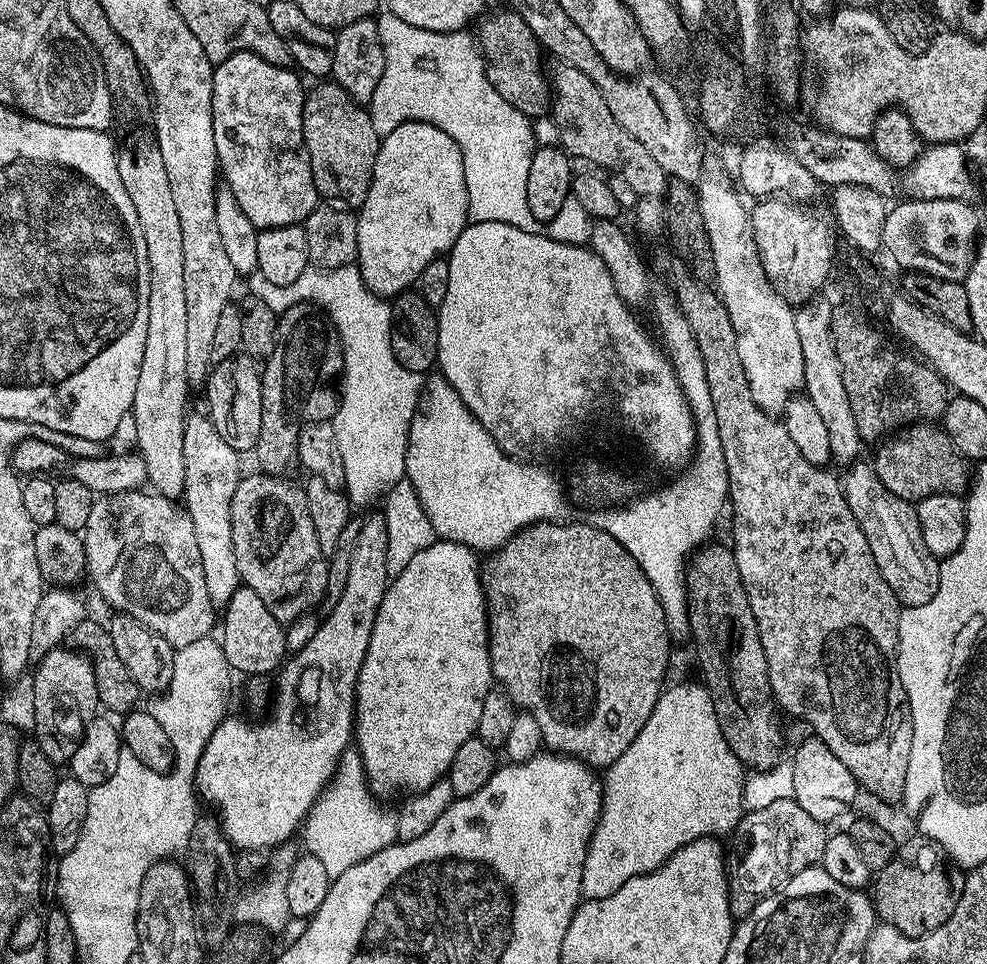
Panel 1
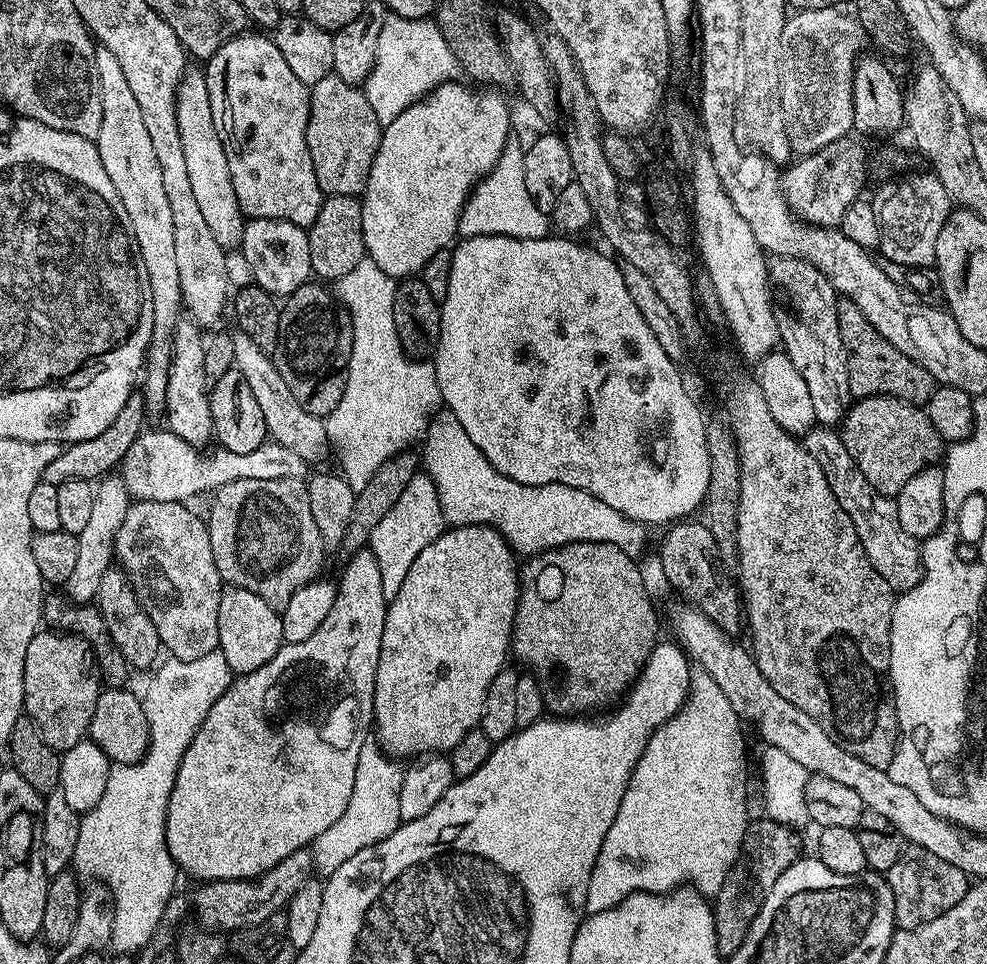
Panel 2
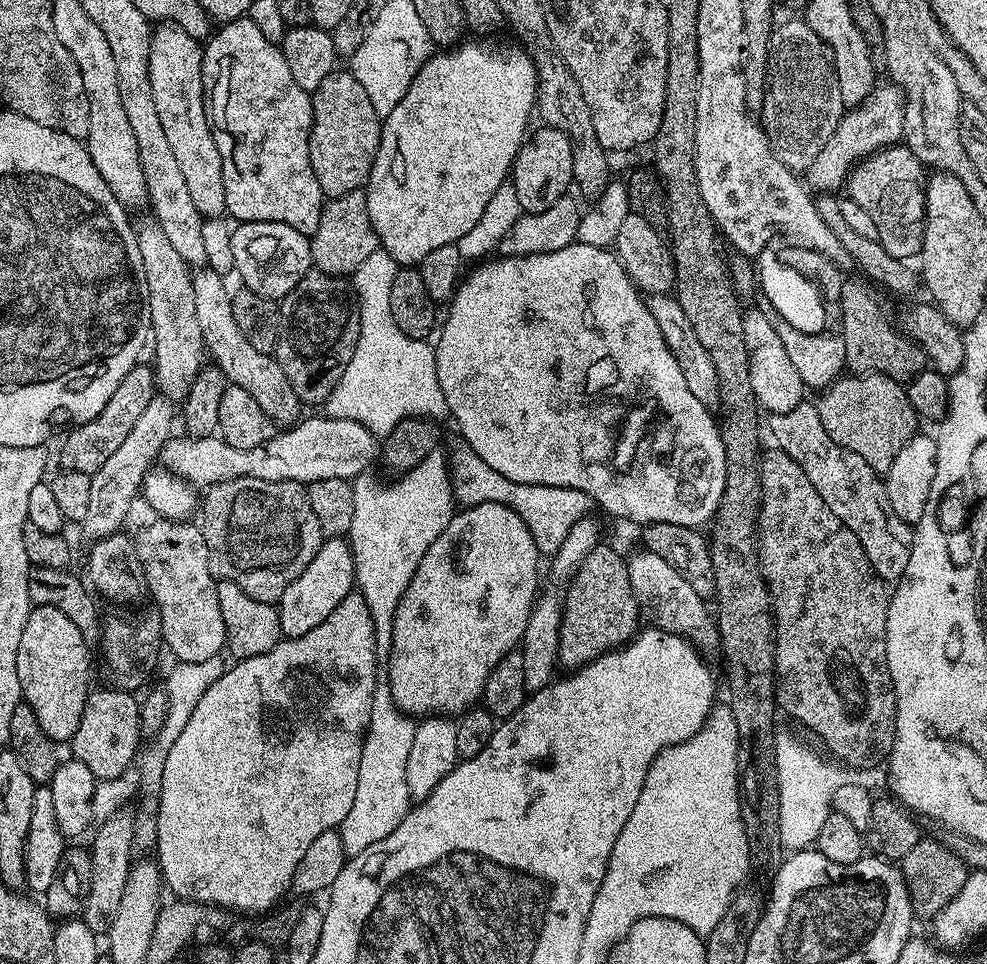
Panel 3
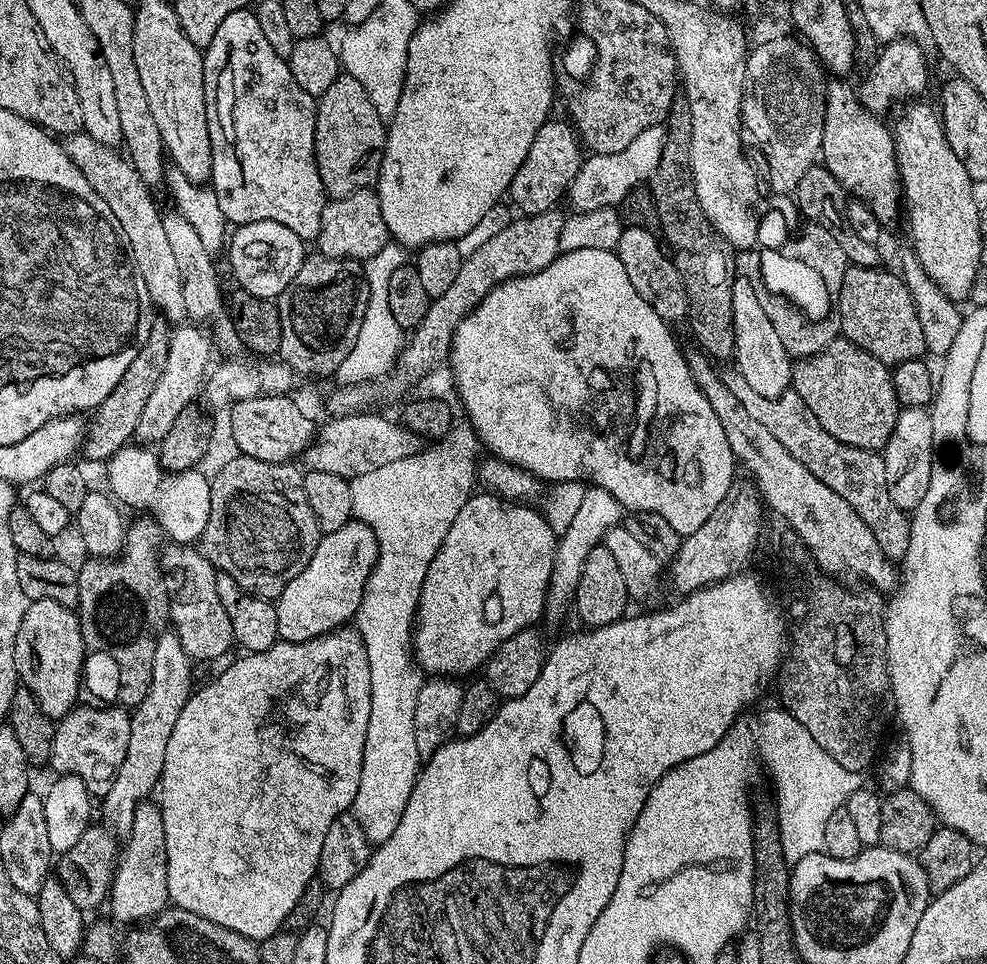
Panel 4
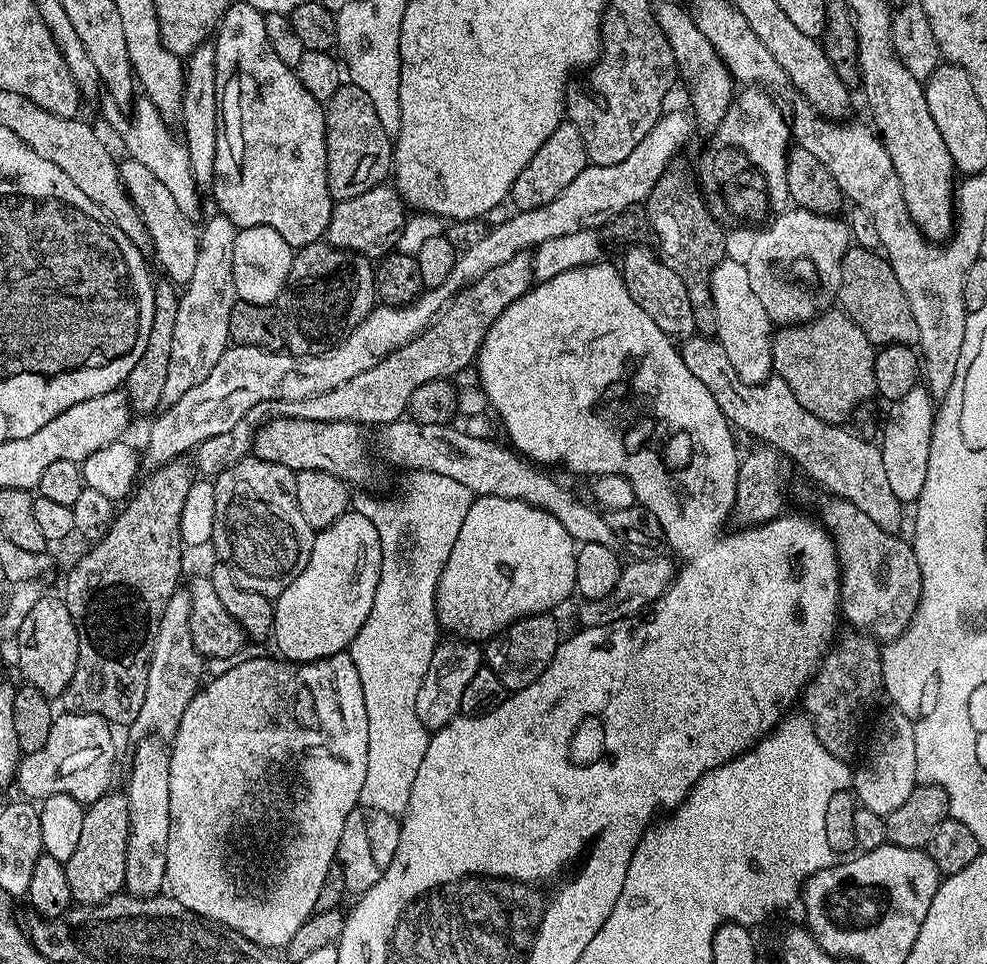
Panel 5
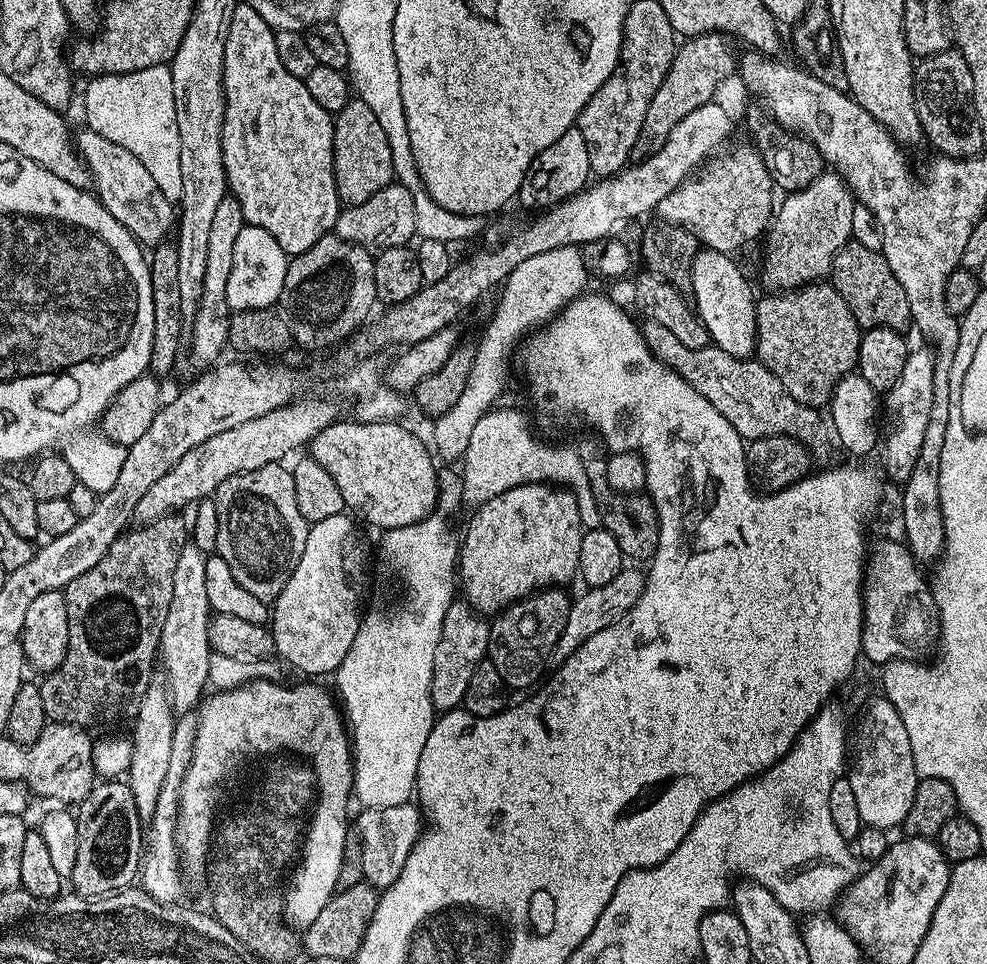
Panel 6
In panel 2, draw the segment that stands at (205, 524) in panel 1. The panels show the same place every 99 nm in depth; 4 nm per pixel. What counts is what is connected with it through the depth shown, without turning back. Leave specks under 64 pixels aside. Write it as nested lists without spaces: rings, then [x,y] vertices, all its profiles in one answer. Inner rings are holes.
[[[182,318],[176,323],[172,334],[172,361],[166,382],[166,398],[163,405],[168,408],[167,431],[181,436],[187,444],[204,446],[213,439],[212,415],[210,414],[210,385],[204,365],[204,341],[200,336],[201,325],[191,318]]]

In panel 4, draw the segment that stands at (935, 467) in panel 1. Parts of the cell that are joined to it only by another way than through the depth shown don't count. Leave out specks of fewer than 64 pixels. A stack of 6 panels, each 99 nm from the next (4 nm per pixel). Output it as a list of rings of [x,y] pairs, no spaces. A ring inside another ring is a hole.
[[[843,338],[831,341],[816,356],[797,359],[792,365],[790,388],[810,406],[810,414],[822,422],[826,434],[871,452],[886,447],[902,407],[894,394],[889,365]]]

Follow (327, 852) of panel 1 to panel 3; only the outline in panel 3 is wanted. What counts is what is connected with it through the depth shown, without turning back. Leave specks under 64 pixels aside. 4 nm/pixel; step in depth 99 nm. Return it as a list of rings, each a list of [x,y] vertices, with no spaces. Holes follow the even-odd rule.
[[[377,687],[372,699],[368,732],[364,735],[362,746],[362,762],[358,766],[358,790],[354,793],[354,806],[350,806],[350,814],[339,826],[340,840],[344,843],[345,853],[355,854],[366,850],[366,846],[374,846],[374,842],[382,842],[389,834],[394,834],[410,811],[410,799],[406,786],[406,756],[410,751],[410,744],[414,741],[417,721],[407,712],[401,712],[400,707],[392,700],[387,687]]]

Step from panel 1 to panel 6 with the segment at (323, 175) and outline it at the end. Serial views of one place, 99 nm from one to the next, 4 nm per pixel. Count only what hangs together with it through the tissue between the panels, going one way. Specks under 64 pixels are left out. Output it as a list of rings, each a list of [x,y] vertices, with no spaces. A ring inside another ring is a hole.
[[[358,98],[349,99],[348,104],[334,116],[332,161],[341,205],[358,206],[366,202],[366,198],[374,198],[374,194],[378,194],[378,190],[387,184],[393,183],[392,152],[394,146],[386,142],[386,130],[382,130],[378,118],[374,118],[374,110]]]

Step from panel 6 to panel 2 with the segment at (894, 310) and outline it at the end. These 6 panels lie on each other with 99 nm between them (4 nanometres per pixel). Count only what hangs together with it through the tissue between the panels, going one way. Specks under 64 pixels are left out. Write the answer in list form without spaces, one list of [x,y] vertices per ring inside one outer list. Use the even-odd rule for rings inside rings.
[[[837,299],[837,318],[846,354],[846,370],[849,371],[849,390],[853,397],[898,396],[911,404],[927,405],[932,392],[938,387],[930,370],[918,366],[918,362],[906,358],[902,350],[890,346],[890,342],[882,338],[870,322],[866,322],[866,314],[862,314],[854,302]]]

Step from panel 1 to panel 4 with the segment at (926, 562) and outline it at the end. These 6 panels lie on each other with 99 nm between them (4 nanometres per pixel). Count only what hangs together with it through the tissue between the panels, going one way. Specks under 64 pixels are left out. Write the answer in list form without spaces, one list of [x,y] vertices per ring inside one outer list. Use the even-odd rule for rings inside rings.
[[[736,370],[725,371],[723,378],[724,385],[731,390],[734,398],[738,398],[738,402],[742,402],[742,406],[746,406],[746,410],[750,410],[750,414],[758,418],[758,422],[762,422],[762,426],[766,426],[766,430],[770,430],[770,434],[774,434],[774,438],[778,438],[778,442],[782,442],[782,446],[786,446],[786,450],[790,450],[790,454],[794,454],[794,458],[798,458],[798,462],[802,462],[806,470],[814,474],[814,478],[826,482],[834,494],[842,494],[842,498],[846,498],[846,502],[858,510],[862,522],[870,526],[870,534],[874,534],[878,546],[882,546],[882,554],[886,554],[890,561],[903,561],[910,546],[910,516],[894,506],[894,498],[890,498],[890,490],[886,490],[883,455],[843,444],[838,442],[838,438],[826,434],[826,430],[822,430],[822,422],[810,414],[810,406],[806,406],[796,392],[787,390],[780,397],[772,399],[756,394]]]

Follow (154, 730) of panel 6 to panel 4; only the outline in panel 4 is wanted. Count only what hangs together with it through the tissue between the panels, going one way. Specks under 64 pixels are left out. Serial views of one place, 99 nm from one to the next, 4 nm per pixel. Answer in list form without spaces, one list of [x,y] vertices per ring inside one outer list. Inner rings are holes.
[[[143,802],[137,806],[134,824],[123,841],[116,871],[112,874],[112,916],[120,924],[132,924],[128,926],[151,920],[170,904],[166,882],[166,830],[162,827],[159,803],[150,803]]]

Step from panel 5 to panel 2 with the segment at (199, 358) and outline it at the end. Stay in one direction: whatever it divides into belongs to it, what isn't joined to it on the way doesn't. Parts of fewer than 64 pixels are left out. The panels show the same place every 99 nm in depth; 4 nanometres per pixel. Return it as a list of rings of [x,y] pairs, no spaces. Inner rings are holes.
[[[119,478],[101,479],[95,485],[95,489],[94,507],[90,510],[90,519],[87,520],[86,527],[78,536],[78,559],[66,585],[66,595],[75,605],[92,604],[97,599],[102,576],[113,567],[118,526],[122,526],[122,518],[126,516],[130,503],[124,481]]]

